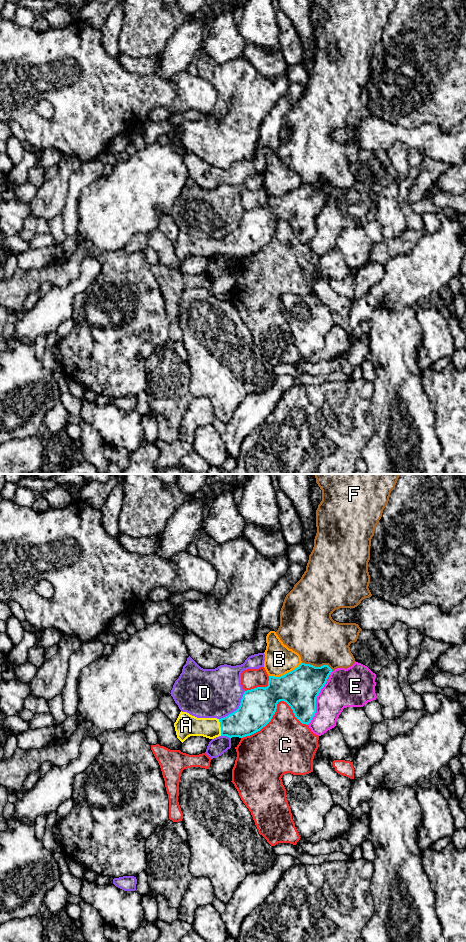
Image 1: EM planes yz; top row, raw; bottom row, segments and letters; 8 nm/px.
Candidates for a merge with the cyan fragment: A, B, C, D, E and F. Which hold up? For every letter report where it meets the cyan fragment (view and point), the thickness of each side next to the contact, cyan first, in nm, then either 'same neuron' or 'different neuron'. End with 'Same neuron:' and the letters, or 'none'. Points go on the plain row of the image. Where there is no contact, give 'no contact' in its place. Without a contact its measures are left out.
A: contact yz (220, 246); calibres 240 and 170 nm; same neuron
B: contact yz (286, 193); calibres 300 and 240 nm; different neuron
C: contact yz (275, 230); calibres 300 and 380 nm; different neuron
D: contact yz (237, 229); calibres 280 and 400 nm; different neuron
E: contact yz (315, 223); calibres 300 and 280 nm; different neuron
F: contact yz (317, 187); calibres 300 and 400 nm; different neuron
Same neuron: A

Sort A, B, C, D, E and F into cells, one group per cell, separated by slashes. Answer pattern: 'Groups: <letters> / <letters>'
Groups: A / B / C / D / E / F

